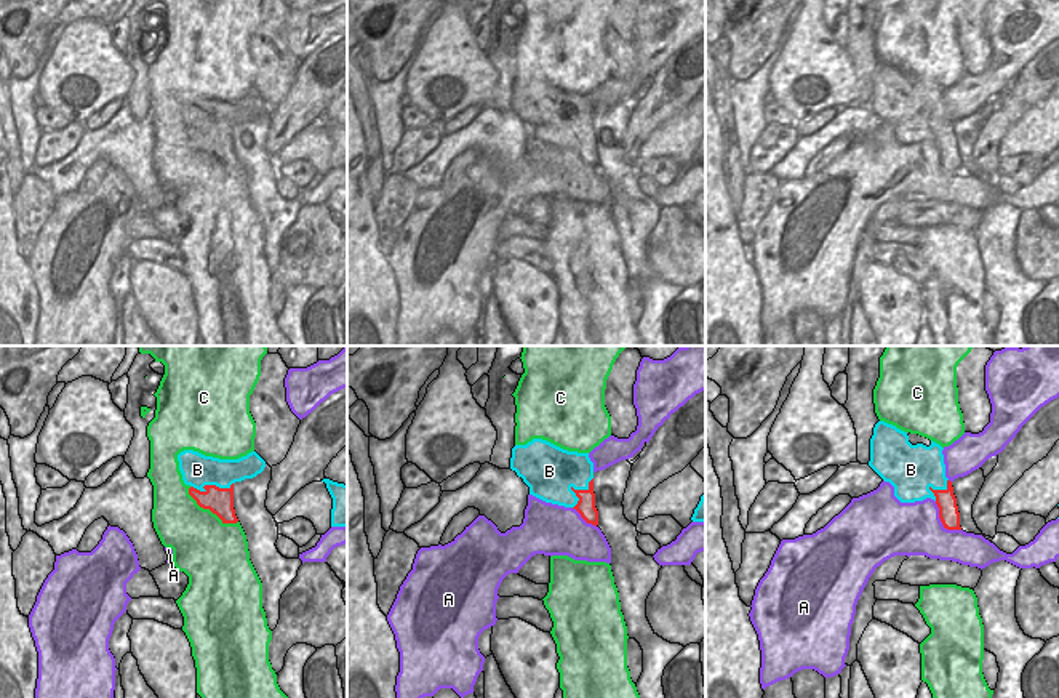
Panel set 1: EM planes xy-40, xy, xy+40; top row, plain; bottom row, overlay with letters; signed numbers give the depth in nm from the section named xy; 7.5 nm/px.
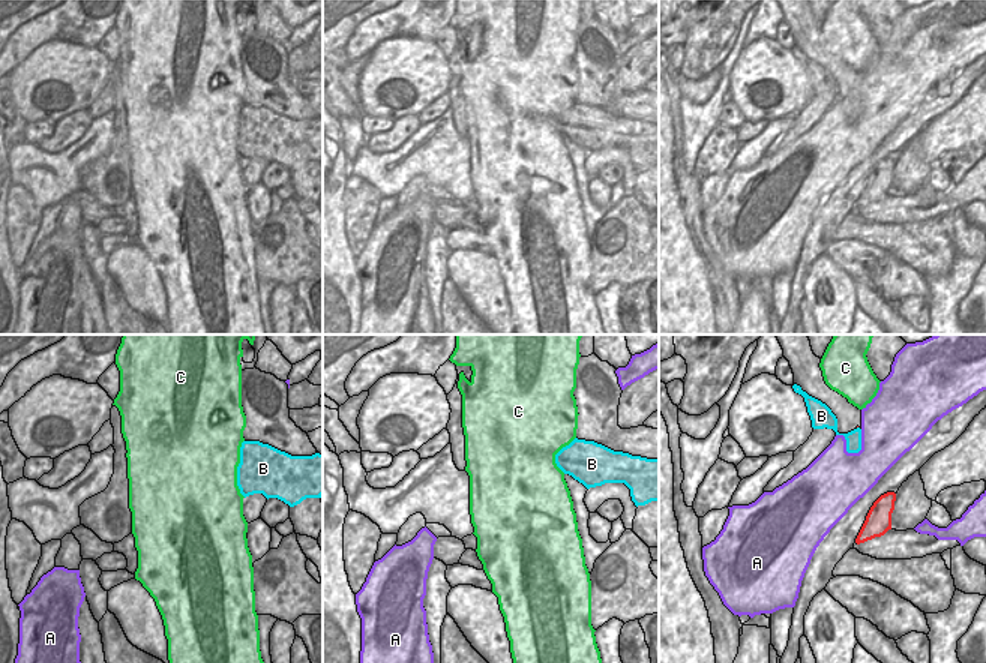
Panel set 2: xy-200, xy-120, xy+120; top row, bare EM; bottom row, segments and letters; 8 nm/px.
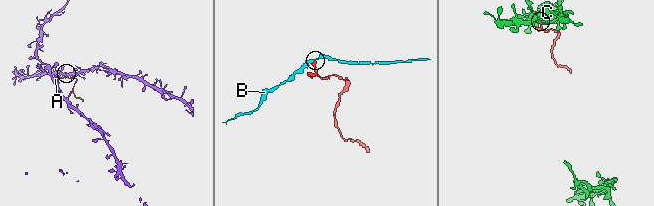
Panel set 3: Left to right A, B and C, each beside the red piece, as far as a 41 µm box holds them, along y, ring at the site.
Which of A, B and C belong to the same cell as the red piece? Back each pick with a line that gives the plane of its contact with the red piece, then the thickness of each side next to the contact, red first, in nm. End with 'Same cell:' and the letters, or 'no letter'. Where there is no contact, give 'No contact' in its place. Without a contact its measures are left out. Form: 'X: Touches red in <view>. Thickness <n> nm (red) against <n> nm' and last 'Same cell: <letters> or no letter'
Same cell: no letter

